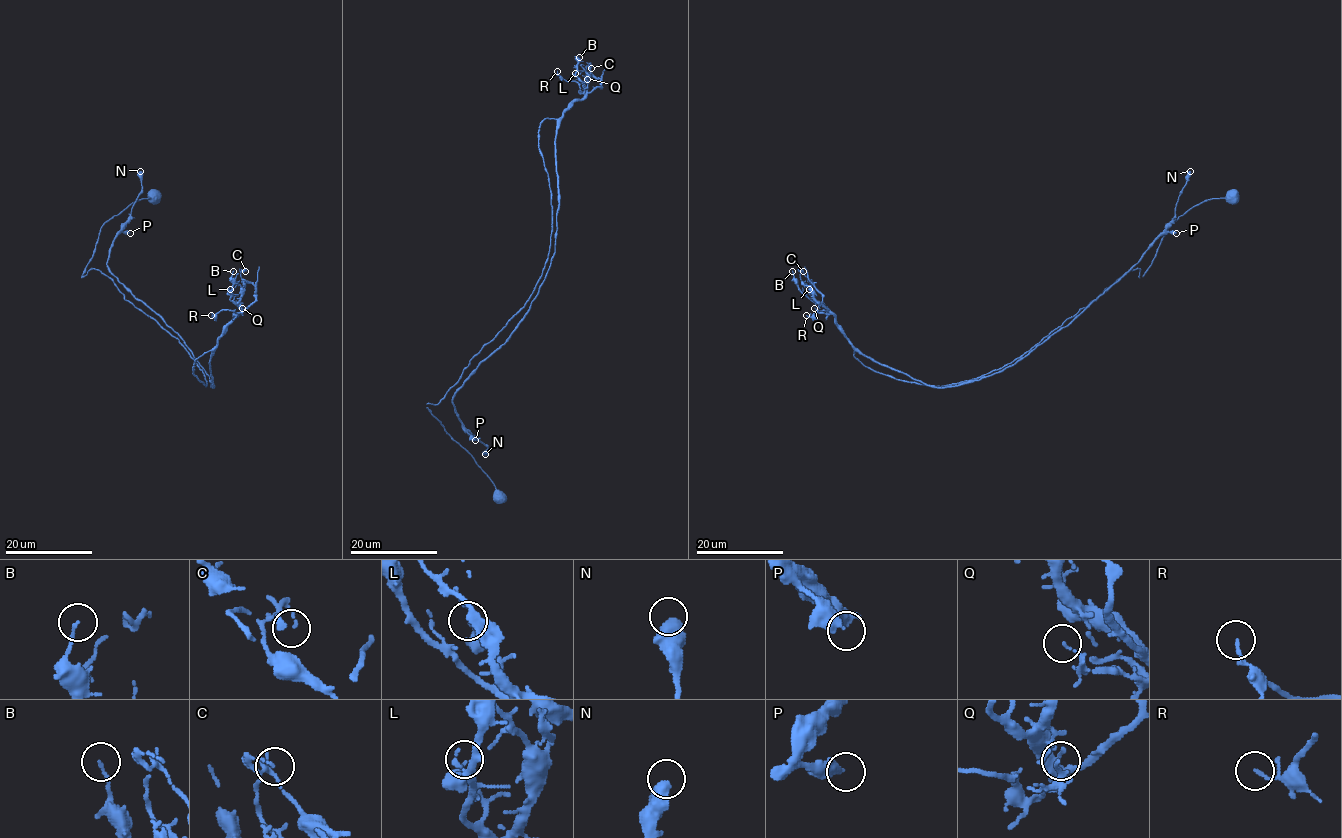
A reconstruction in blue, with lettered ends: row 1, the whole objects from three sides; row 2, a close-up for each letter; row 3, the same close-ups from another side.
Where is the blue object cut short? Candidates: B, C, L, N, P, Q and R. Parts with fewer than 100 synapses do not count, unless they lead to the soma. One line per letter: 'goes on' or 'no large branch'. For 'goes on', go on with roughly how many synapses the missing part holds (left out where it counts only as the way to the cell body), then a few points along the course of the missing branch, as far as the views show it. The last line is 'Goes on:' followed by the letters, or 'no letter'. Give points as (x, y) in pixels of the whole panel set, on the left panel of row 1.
B: no large branch
C: no large branch
L: no large branch
N: no large branch
P: no large branch
Q: no large branch
R: no large branch
Goes on: no letter

